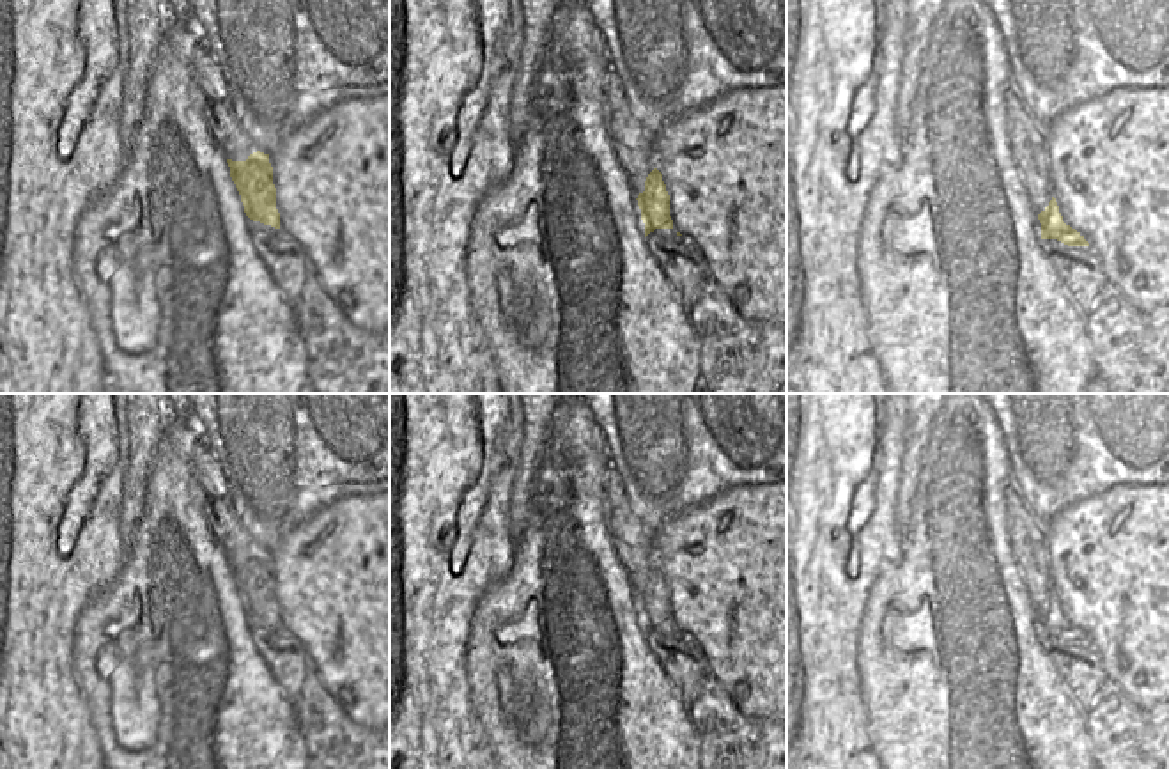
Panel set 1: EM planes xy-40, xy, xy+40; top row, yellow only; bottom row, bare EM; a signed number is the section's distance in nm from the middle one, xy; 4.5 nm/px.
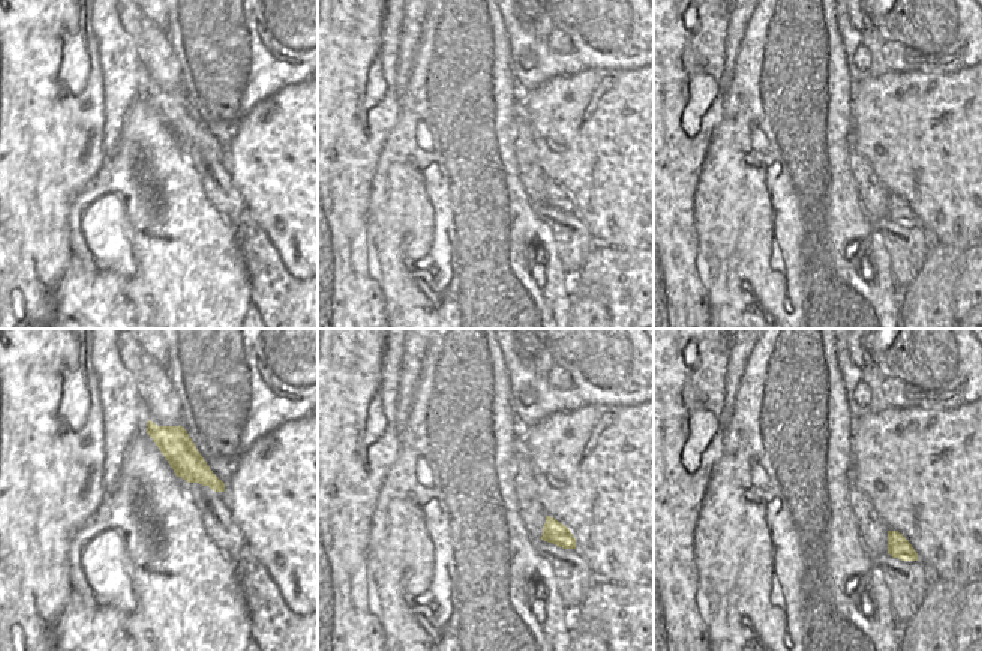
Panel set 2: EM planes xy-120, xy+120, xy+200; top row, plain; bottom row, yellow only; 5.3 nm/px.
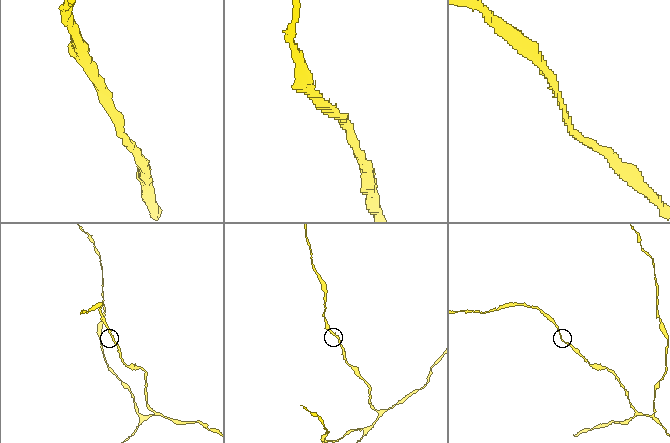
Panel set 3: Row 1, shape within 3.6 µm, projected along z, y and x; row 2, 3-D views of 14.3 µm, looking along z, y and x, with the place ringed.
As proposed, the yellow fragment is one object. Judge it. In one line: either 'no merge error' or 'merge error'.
no merge error

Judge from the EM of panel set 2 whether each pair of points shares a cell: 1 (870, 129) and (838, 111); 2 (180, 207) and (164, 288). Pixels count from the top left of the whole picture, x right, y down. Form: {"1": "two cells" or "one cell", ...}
{"1": "two cells", "2": "one cell"}

